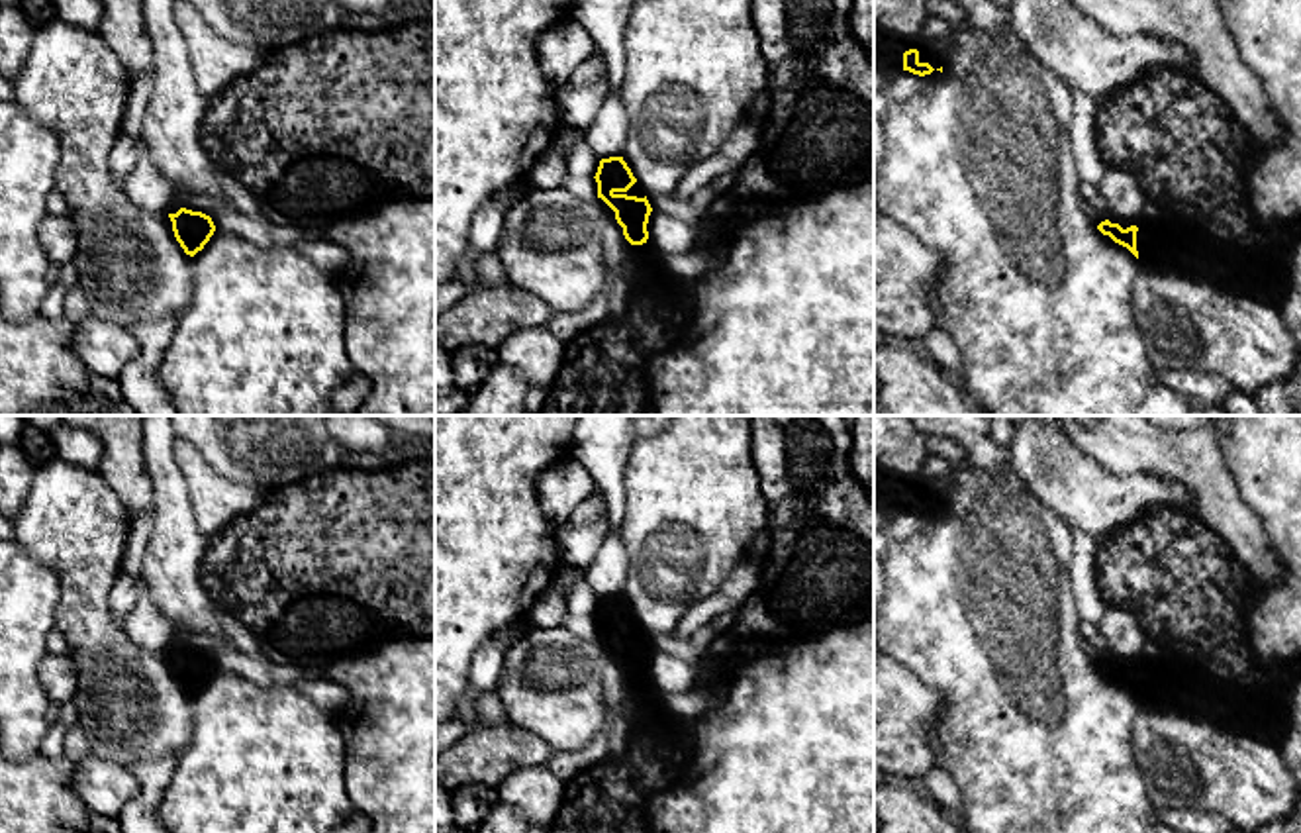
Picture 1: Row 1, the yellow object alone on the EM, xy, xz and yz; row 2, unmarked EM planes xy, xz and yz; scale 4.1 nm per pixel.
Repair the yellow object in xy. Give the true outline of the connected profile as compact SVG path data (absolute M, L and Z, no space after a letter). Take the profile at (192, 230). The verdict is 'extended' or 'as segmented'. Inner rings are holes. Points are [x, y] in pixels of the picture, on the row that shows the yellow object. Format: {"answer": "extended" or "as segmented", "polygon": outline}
{"answer": "as segmented", "polygon": "M180 208L176 214L169 214L172 231L186 255L194 257L216 231L210 216Z"}

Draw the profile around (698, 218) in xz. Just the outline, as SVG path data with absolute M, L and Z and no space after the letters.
M647 196L647 200L652 210L680 218L696 231L701 231L709 223L709 206L698 208L690 200L672 200L670 196Z

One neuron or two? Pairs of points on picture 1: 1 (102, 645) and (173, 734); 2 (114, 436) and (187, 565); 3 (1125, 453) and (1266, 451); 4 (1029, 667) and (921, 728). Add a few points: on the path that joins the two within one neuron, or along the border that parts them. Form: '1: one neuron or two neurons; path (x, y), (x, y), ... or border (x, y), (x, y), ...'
1: one neuron; path (110, 667), (151, 712)
2: two neurons; border (142, 457), (149, 477), (153, 506)
3: two neurons; border (1213, 436), (1239, 494)
4: two neurons; border (917, 677), (943, 700), (935, 763)

